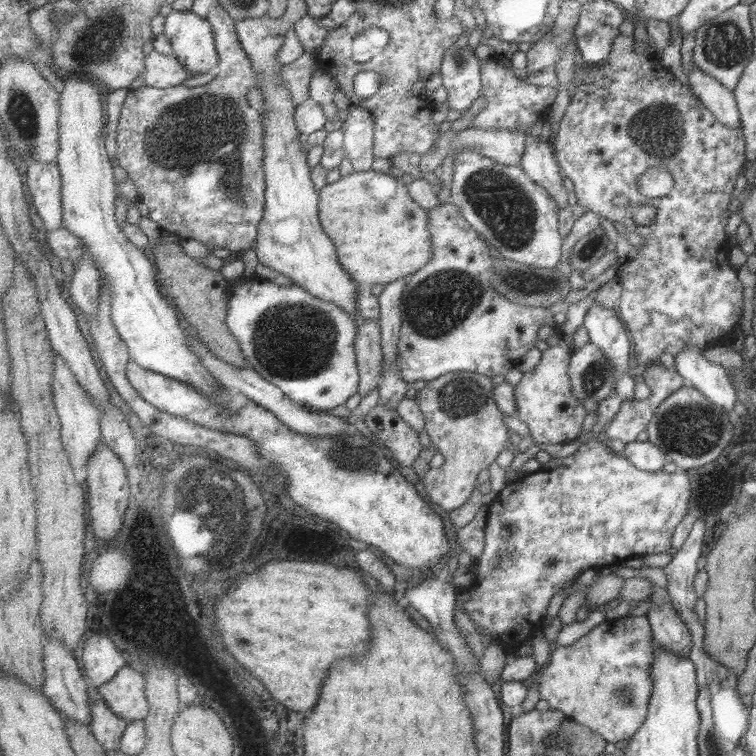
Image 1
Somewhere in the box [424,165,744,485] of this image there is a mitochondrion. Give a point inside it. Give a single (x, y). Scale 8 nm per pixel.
(691, 430)

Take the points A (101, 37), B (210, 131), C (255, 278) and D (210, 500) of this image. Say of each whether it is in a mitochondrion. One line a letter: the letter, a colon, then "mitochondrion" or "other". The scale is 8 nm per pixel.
A: mitochondrion
B: mitochondrion
C: other
D: mitochondrion

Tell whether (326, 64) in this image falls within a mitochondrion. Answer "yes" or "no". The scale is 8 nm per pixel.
no

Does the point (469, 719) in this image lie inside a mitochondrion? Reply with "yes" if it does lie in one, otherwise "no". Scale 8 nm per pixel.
no

